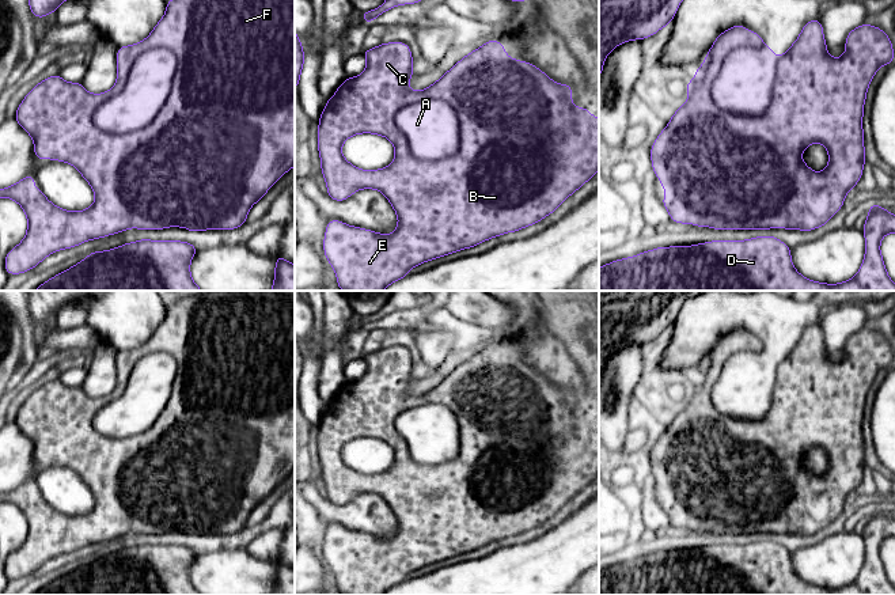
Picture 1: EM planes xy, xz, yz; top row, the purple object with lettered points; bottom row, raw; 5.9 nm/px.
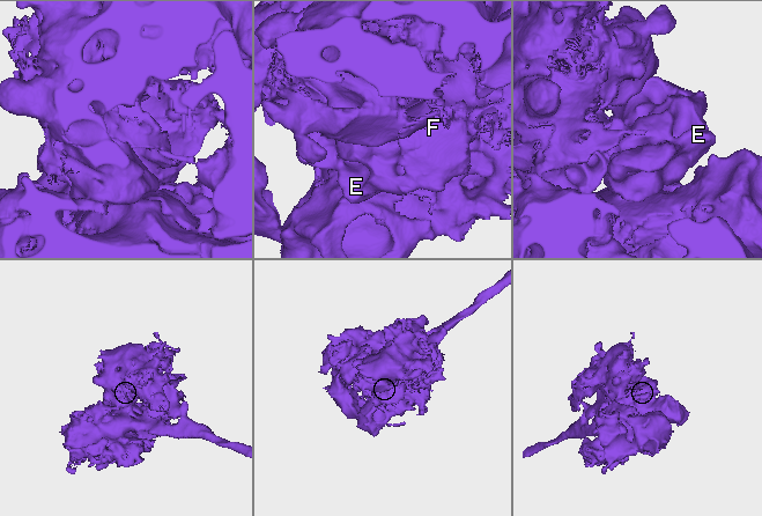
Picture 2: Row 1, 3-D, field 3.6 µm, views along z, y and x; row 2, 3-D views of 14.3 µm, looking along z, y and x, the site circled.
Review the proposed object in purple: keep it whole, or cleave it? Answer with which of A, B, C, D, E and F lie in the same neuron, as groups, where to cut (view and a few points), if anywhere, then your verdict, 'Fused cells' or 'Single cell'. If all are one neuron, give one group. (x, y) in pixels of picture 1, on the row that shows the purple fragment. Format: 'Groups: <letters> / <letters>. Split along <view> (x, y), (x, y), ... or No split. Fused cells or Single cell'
Groups: A / B C D E F. Split along xy (170, 50), (135, 60), (126, 84), (94, 113), (101, 131). Fused cells

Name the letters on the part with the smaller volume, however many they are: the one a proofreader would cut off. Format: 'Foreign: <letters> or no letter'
Foreign: A

